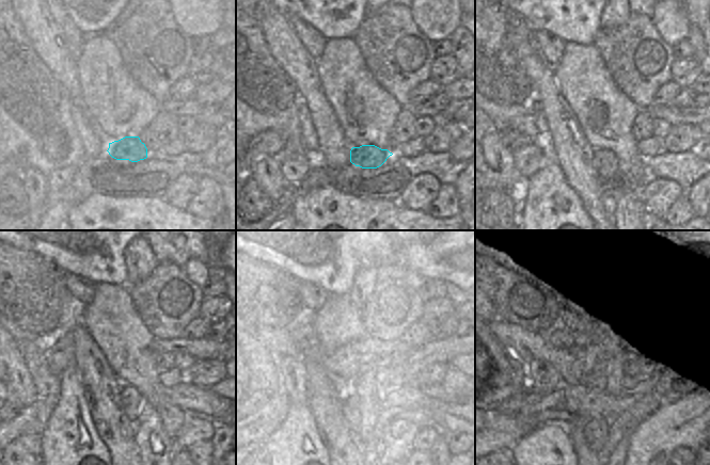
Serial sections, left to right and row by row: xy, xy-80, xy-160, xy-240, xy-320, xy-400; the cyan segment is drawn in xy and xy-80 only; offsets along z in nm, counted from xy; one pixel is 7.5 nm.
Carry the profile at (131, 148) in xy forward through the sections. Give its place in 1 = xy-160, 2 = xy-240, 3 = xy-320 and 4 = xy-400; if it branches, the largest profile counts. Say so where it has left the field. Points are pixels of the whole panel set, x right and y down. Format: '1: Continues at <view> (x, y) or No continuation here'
1: Continues at xy-160 (605, 162)
2: Continues at xy-240 (130, 401)
3: Continues at xy-320 (362, 413)
4: Continues at xy-400 (595, 431)

